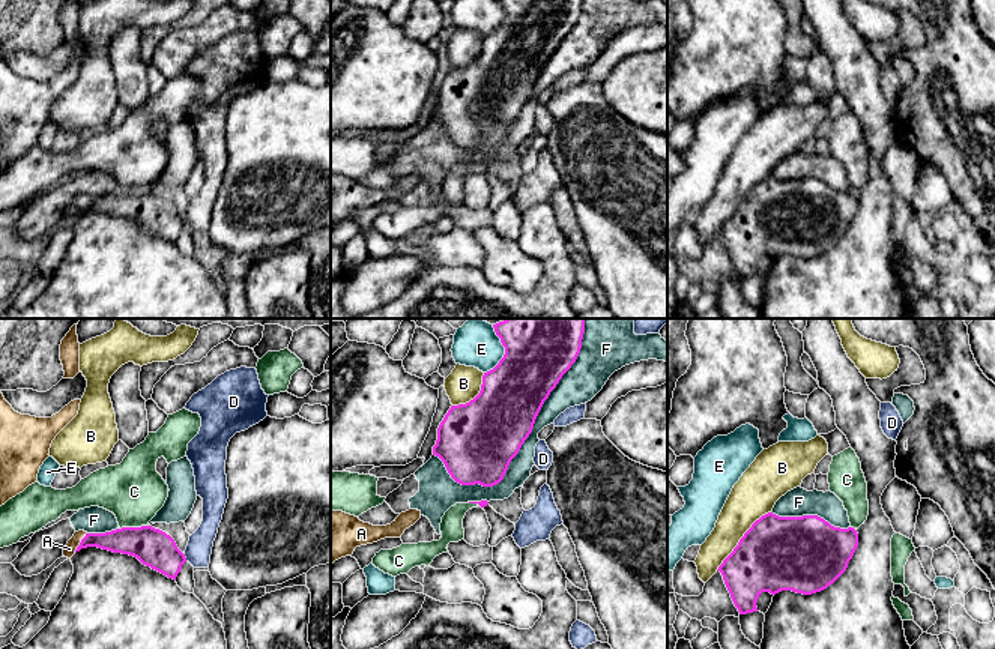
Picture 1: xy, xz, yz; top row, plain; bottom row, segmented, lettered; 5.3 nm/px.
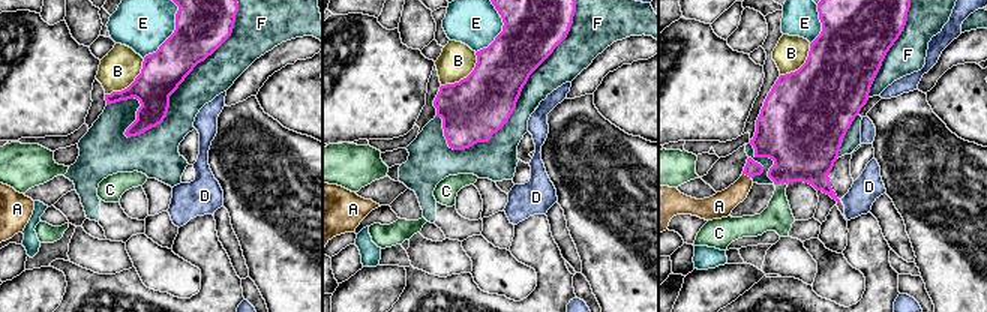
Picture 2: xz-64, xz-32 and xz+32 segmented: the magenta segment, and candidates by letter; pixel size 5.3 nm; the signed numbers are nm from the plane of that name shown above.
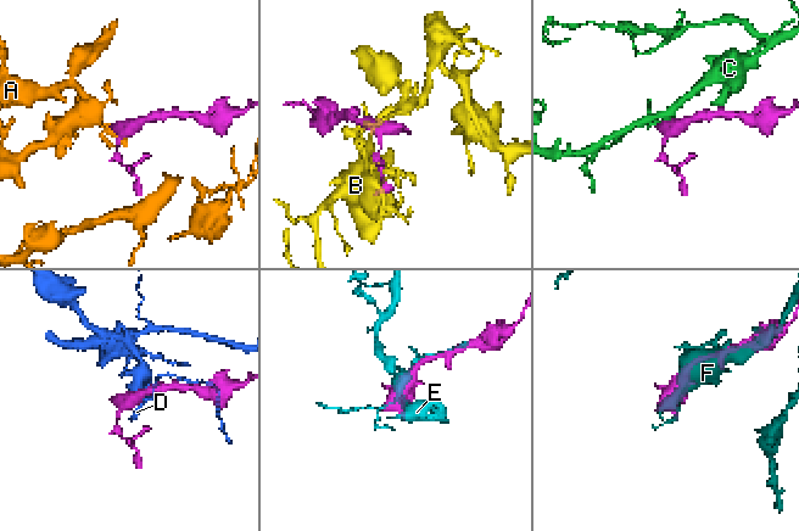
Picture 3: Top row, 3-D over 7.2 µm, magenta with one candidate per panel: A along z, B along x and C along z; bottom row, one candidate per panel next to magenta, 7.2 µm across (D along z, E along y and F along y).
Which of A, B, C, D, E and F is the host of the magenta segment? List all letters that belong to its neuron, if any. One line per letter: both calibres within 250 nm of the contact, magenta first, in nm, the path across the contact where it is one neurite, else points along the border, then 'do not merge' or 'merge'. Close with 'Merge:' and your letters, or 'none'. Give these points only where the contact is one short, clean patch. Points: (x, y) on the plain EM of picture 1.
A: calibres 140 and 70 nm; way xy (127, 203), (80, 206), (69, 212); merge
B: calibres 400 and 240 nm; do not merge
C: calibres 200 and 320 nm; border xy (146, 188), (123, 190), (120, 193); do not merge
D: calibres 200 and 140 nm; do not merge
E: calibres 340 and 180 nm; do not merge
F: calibres 400 and 140 nm; do not merge
Merge: A

